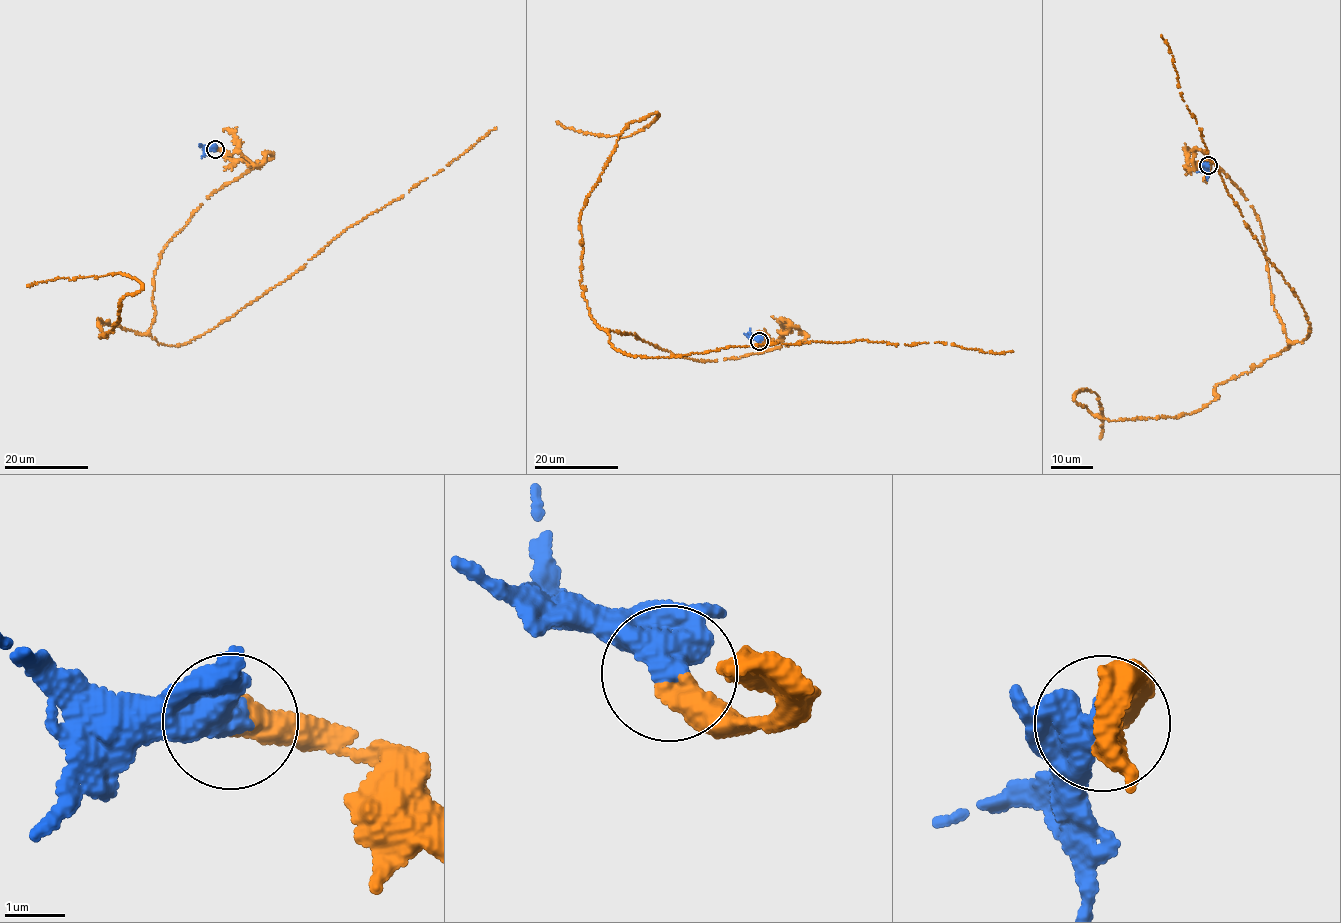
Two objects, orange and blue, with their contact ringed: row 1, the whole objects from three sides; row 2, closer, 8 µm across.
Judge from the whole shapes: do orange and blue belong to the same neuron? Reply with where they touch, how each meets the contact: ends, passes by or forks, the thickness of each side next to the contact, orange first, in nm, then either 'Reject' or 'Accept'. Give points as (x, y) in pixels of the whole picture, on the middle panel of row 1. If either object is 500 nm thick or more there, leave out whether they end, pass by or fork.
Place: (759, 341). Thickness 480 nm (orange) against 600 nm. Accept

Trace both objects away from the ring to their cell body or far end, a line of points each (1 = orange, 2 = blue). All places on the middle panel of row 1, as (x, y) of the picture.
1: (759, 341), (791, 327), (805, 335), (700, 360), (609, 331), (637, 356), (863, 340), (1013, 351)
2: (759, 341), (749, 334), (749, 328)

